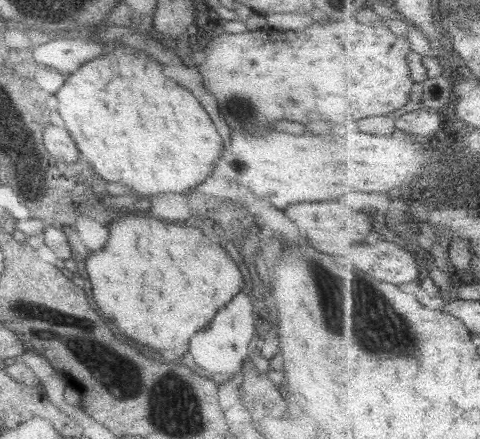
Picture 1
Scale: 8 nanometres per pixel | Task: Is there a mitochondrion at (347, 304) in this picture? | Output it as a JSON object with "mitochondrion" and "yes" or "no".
{"mitochondrion":"yes"}

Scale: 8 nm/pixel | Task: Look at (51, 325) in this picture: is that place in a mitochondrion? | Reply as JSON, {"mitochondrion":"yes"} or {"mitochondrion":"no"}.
{"mitochondrion":"yes"}

